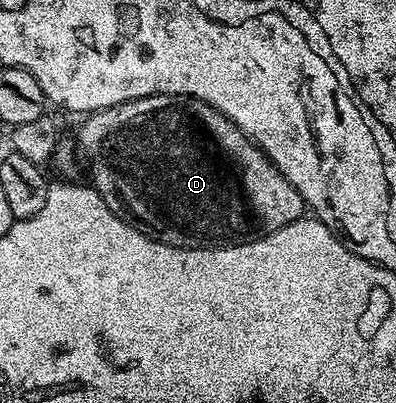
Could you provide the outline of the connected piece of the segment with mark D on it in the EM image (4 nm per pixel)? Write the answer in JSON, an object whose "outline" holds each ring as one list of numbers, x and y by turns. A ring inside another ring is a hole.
{"outline":[[152,95,114,107,105,107,101,111,86,114,82,119,85,120,77,131,75,147,80,158,82,155,89,166,88,182,101,194,107,209,146,233,156,233,168,247,232,247,235,243,249,243,299,221,306,214,307,208,303,197,299,197,299,189,295,189,295,185,291,185,291,181,287,181,287,177,279,173,279,169,252,139,247,138,226,115,219,113,202,99,190,99,184,95]]}

